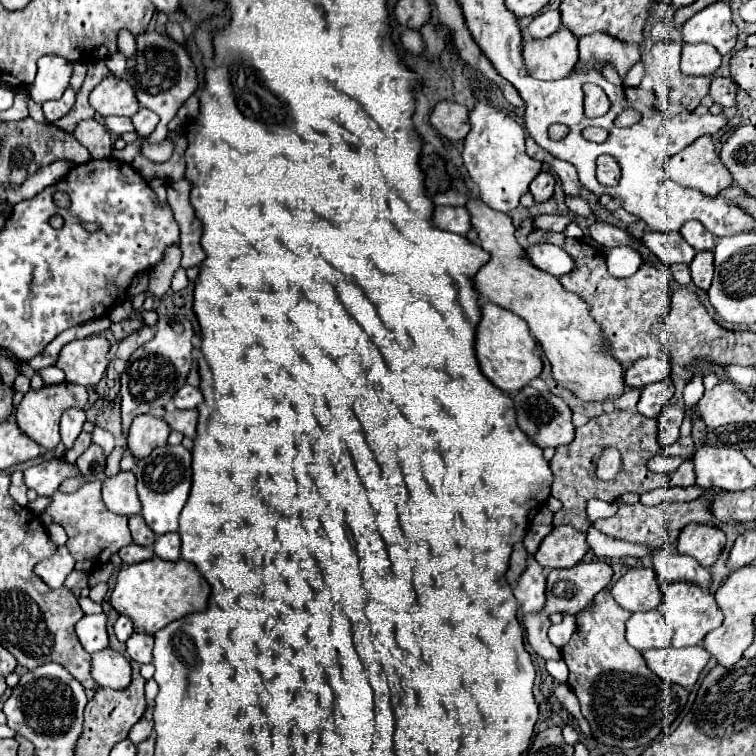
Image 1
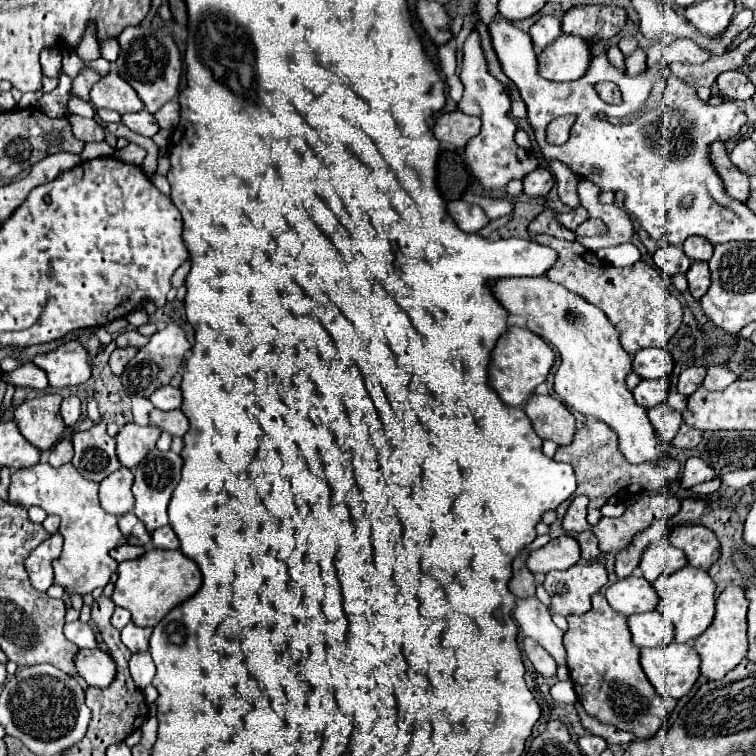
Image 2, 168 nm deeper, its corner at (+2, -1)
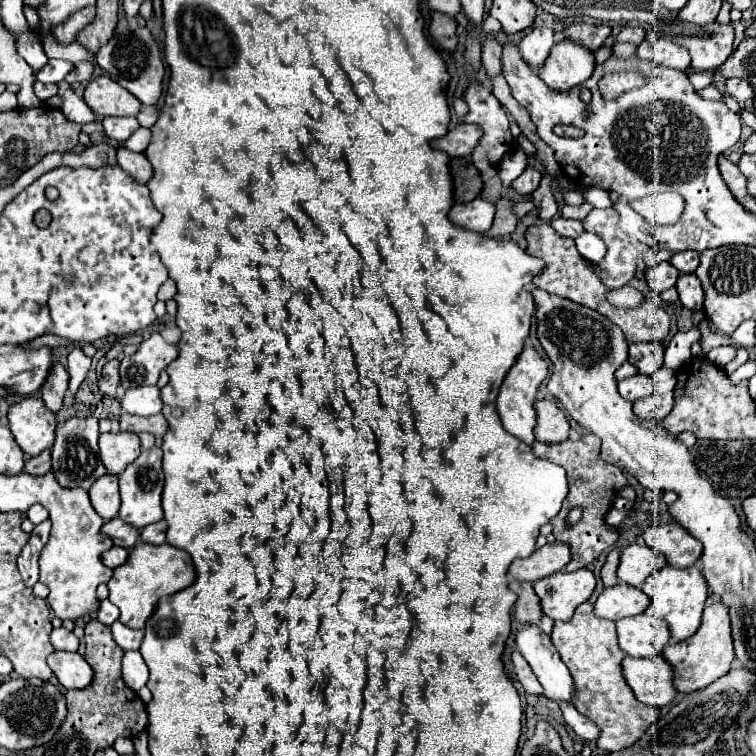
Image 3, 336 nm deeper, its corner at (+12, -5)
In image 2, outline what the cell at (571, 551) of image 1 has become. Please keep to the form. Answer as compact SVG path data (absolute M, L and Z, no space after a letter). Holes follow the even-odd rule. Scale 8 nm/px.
M564 535L564 537L552 539L548 545L534 551L528 557L526 567L532 573L548 573L554 569L568 569L568 567L576 565L578 559L580 559L578 541L570 535Z

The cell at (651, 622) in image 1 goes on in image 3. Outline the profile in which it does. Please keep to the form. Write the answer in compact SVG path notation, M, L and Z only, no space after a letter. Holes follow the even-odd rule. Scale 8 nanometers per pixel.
M644 613L616 621L618 645L630 657L656 657L670 641L668 625Z

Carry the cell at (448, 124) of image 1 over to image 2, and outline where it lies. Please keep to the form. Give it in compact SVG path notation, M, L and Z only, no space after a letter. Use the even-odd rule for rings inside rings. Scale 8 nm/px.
M460 109L452 113L442 113L434 125L434 137L440 143L450 143L452 147L464 147L468 139L478 135L480 119L462 113Z

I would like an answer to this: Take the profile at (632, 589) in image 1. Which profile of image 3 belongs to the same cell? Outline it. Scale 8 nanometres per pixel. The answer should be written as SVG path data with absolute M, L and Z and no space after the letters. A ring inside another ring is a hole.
M618 583L606 587L600 593L600 597L594 603L594 615L608 621L618 621L630 615L644 613L648 603L650 603L648 595L644 595L640 589L626 583Z

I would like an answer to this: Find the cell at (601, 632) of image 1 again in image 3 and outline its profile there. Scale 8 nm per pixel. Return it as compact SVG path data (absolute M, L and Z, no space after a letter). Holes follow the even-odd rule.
M590 601L578 605L570 621L554 621L552 643L558 649L562 661L566 663L574 679L574 687L576 687L574 707L602 729L602 735L596 743L600 749L608 753L620 751L636 743L644 735L648 725L658 721L660 711L656 707L648 707L640 703L632 695L632 689L624 683L624 677L620 677L620 663L626 655L618 647L614 623L596 617L592 613Z

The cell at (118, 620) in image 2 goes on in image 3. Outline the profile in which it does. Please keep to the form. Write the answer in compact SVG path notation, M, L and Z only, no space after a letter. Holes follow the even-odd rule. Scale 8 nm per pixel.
M106 599L106 601L102 601L102 603L100 603L100 609L98 609L96 619L98 619L100 623L104 623L104 625L112 625L112 623L118 619L118 607L116 607L116 605L112 605L108 599Z

